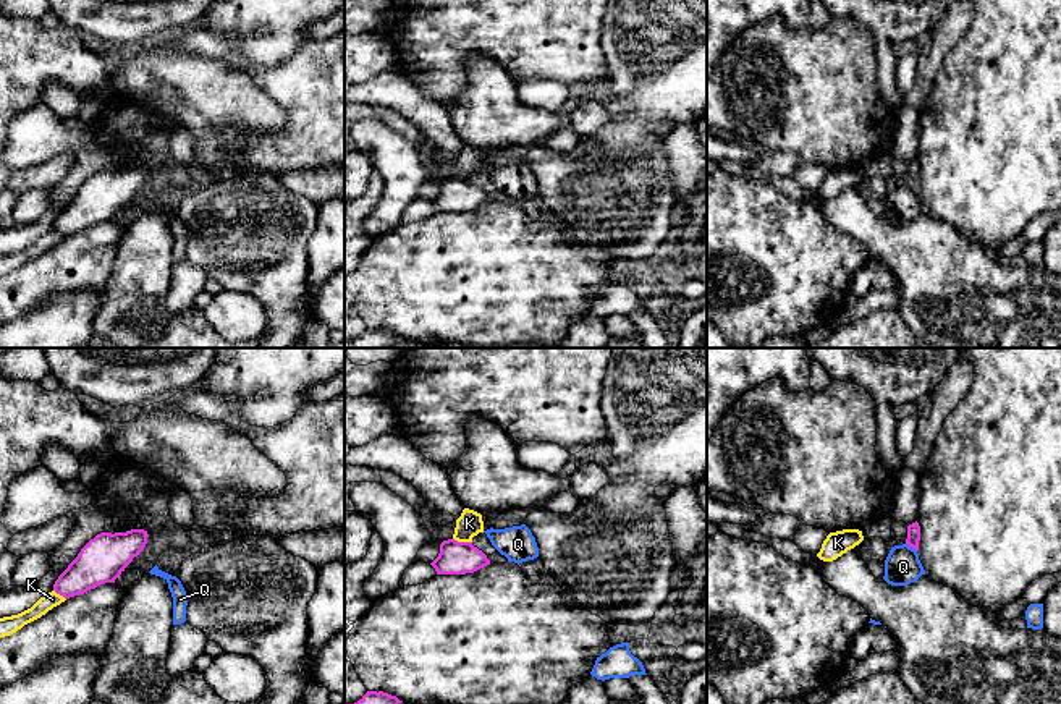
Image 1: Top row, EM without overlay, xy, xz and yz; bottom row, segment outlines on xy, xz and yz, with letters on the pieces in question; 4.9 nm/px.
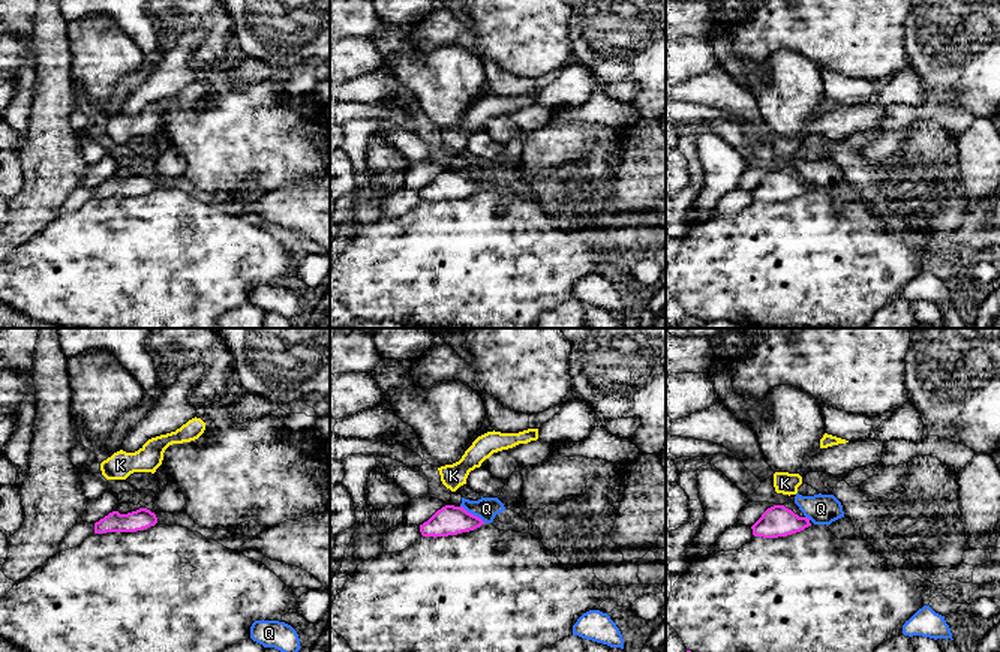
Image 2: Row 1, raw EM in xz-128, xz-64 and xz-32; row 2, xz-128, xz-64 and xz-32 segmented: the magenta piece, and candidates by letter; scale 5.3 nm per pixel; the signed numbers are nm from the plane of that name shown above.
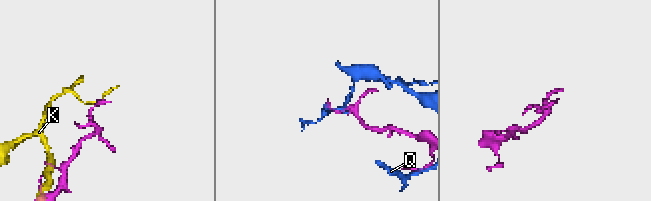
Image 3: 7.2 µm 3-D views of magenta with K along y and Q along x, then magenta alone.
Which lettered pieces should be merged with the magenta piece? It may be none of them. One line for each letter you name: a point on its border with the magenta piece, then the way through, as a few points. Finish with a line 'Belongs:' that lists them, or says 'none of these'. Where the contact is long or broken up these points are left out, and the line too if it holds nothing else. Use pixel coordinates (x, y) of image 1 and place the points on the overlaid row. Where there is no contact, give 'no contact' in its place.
Belongs: none of these

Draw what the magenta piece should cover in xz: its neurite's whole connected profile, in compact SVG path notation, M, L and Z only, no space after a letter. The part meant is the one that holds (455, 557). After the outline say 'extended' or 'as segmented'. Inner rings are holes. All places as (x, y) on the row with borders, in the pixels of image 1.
M448 539L440 544L440 553L430 565L437 575L466 575L490 565L490 560L472 542Z; as segmented

